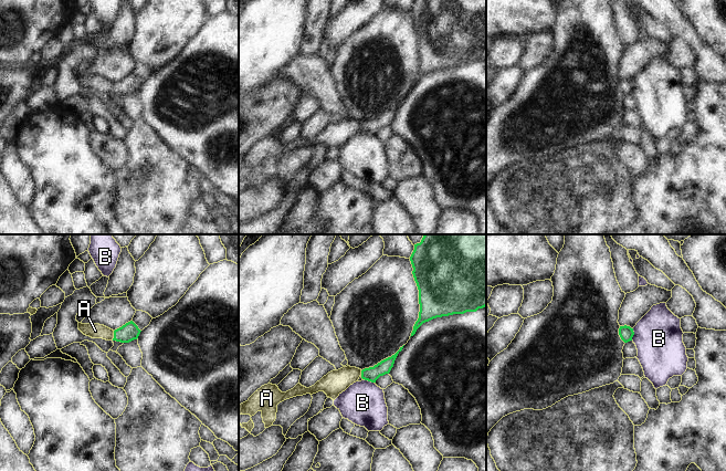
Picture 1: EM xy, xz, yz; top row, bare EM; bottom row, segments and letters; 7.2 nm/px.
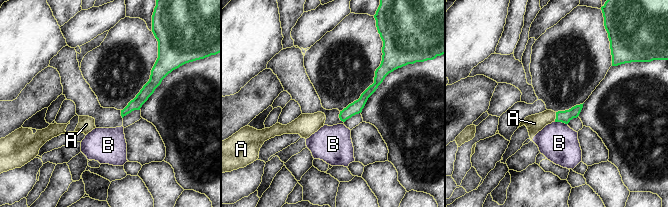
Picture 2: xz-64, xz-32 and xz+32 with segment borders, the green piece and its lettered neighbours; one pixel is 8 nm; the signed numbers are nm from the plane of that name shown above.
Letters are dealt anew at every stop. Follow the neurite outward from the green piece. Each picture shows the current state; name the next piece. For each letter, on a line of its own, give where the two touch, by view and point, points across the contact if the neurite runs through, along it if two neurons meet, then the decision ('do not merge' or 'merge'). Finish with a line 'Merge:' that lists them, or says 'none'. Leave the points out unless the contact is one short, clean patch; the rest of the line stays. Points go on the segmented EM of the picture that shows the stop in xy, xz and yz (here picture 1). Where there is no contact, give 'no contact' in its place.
A: contact xy (114, 335); way xy (128, 332), (114, 335), (95, 331); merge
B: contact yz (633, 334); border yz (633, 328), (631, 339); do not merge
Merge: A

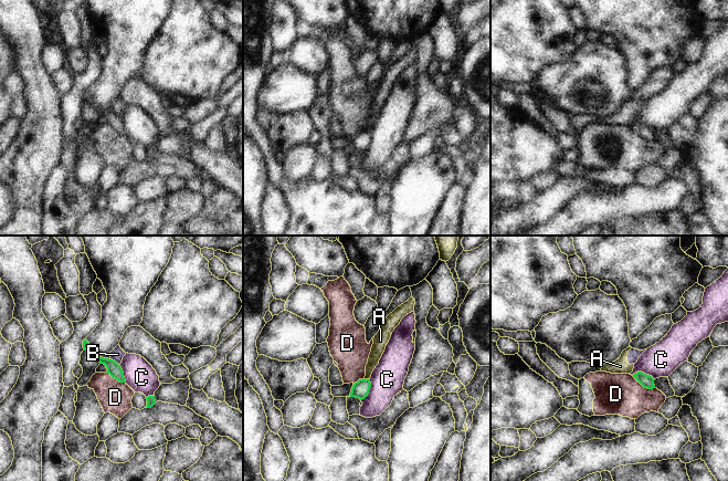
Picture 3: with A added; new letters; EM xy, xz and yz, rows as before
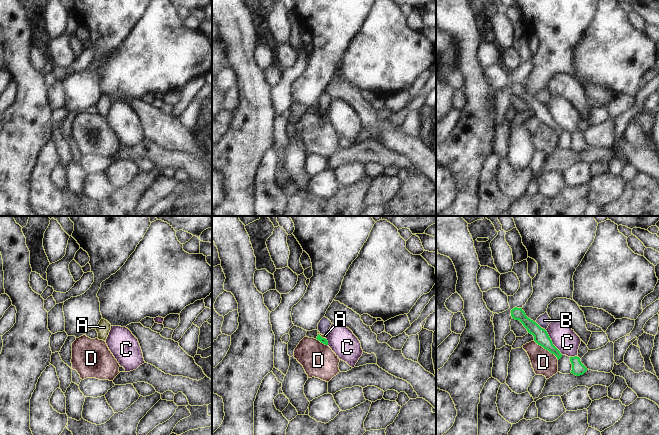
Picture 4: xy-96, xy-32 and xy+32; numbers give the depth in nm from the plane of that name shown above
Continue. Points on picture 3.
A: contact xz (367, 379); border xz (364, 378), (369, 379); do not merge
B: contact xy (114, 361); border xy (111, 358), (119, 365); do not merge
C: contact yz (643, 373); border yz (632, 374), (643, 372), (654, 379); do not merge
D: contact yz (643, 386); border yz (632, 376), (644, 387), (654, 388); do not merge
Merge: none

